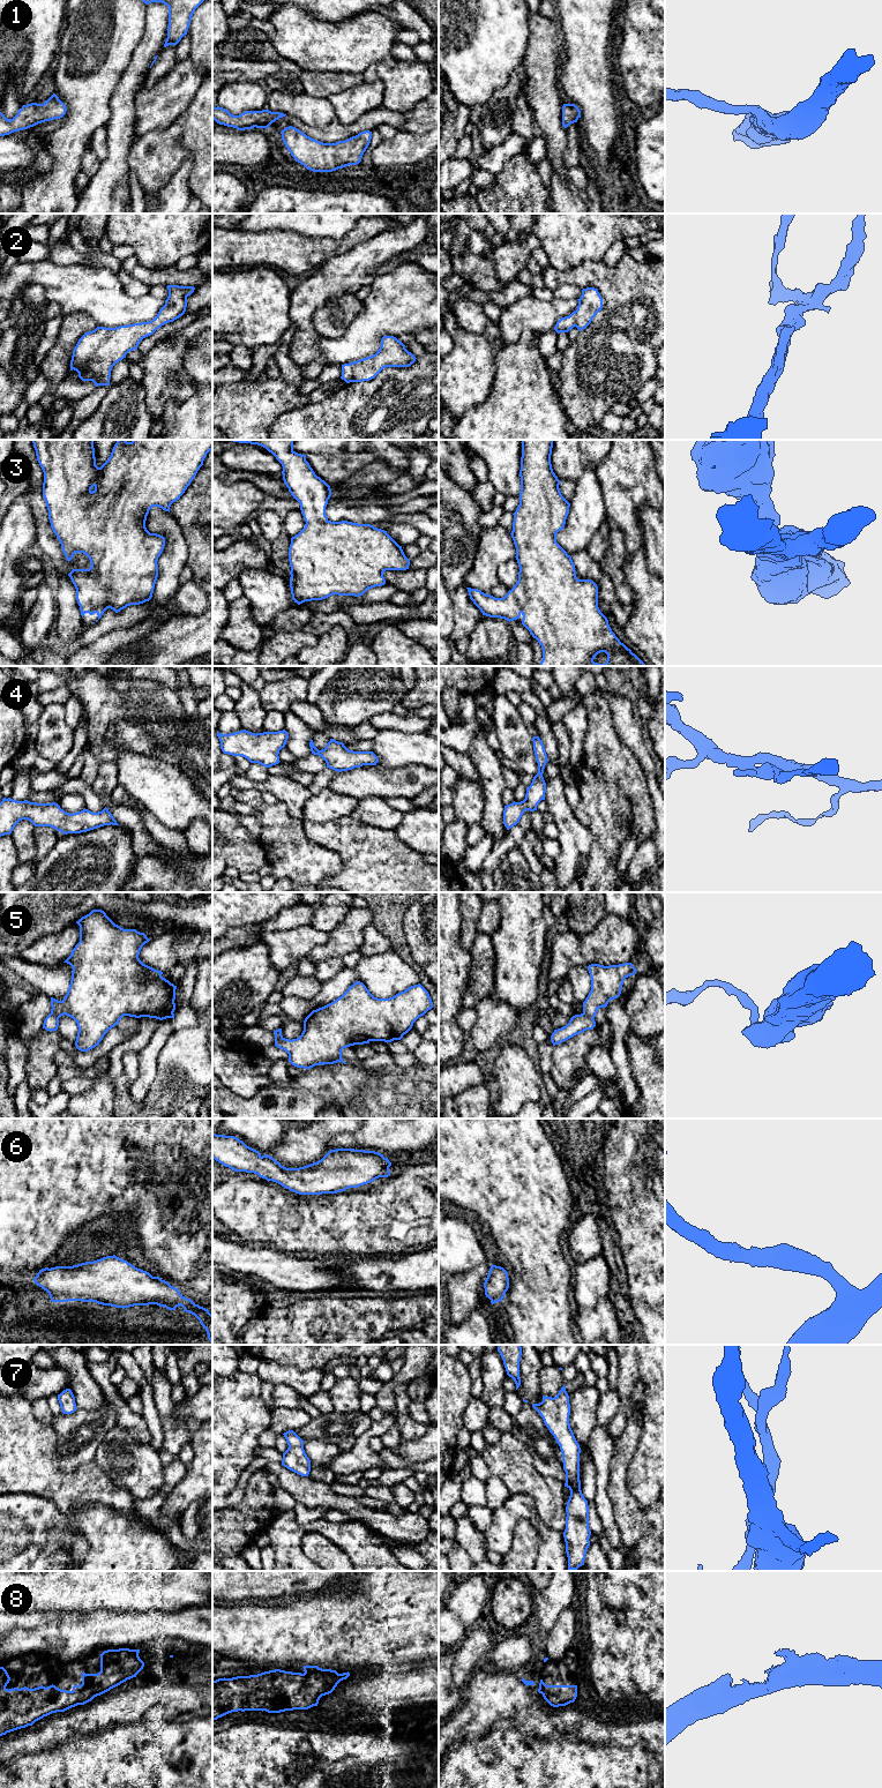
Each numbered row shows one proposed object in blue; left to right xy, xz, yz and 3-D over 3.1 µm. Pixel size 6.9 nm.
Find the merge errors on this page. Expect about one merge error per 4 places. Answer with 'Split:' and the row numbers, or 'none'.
Split: 5

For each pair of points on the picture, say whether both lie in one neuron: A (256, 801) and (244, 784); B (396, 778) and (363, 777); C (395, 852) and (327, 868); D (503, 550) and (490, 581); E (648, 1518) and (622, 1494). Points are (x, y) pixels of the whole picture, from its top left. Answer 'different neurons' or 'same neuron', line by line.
A: different neurons
B: same neuron
C: different neurons
D: same neuron
E: same neuron

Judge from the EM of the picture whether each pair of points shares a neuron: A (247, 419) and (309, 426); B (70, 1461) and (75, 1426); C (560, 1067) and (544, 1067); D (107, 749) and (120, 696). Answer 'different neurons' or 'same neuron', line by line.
A: different neurons
B: same neuron
C: different neurons
D: same neuron

